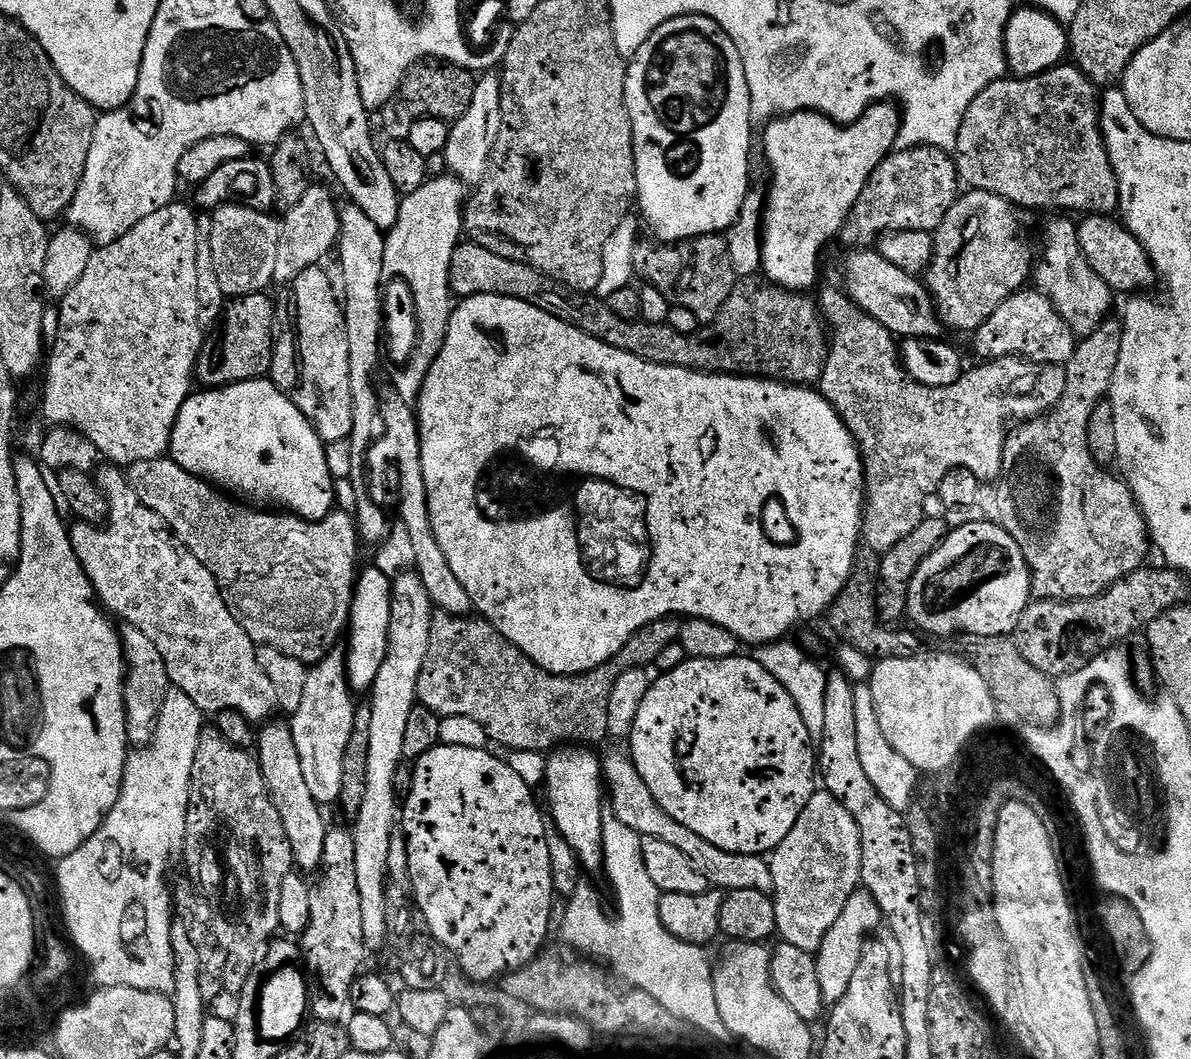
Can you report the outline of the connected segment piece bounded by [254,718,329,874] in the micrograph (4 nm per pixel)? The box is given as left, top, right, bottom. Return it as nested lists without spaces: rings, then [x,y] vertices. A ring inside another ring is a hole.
[[[269,719],[259,729],[254,755],[260,762],[262,778],[266,778],[266,790],[270,790],[270,798],[282,817],[282,826],[286,826],[286,838],[290,838],[295,867],[304,874],[315,873],[322,862],[322,850],[326,846],[329,830],[329,825],[324,824],[325,809],[306,787],[306,778],[302,775],[302,758],[298,758],[298,746],[294,746],[291,723],[284,721],[283,724],[275,719]]]

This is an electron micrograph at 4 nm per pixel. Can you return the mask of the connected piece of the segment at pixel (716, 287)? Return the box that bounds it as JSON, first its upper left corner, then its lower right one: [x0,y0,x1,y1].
[636,235,738,326]

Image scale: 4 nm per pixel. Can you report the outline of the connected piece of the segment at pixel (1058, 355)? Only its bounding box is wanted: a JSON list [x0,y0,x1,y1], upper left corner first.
[978,290,1078,366]

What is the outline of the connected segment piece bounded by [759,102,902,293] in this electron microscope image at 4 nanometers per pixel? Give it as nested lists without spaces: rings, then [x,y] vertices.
[[[881,102],[872,104],[862,114],[862,118],[858,118],[855,124],[835,124],[828,116],[822,115],[820,112],[791,112],[789,116],[777,116],[775,120],[767,125],[768,128],[764,132],[764,156],[768,159],[768,164],[772,167],[772,185],[766,188],[766,203],[762,213],[762,239],[760,241],[760,259],[759,263],[764,264],[762,269],[763,275],[771,280],[773,284],[789,288],[792,292],[807,293],[808,288],[812,288],[816,284],[816,275],[820,272],[820,255],[824,252],[824,247],[835,238],[836,235],[845,231],[848,215],[854,210],[854,206],[858,202],[858,198],[862,194],[862,190],[866,190],[866,182],[870,182],[870,174],[874,174],[874,170],[878,170],[878,166],[891,156],[896,148],[896,139],[900,133],[900,121],[902,112],[895,103]]]

